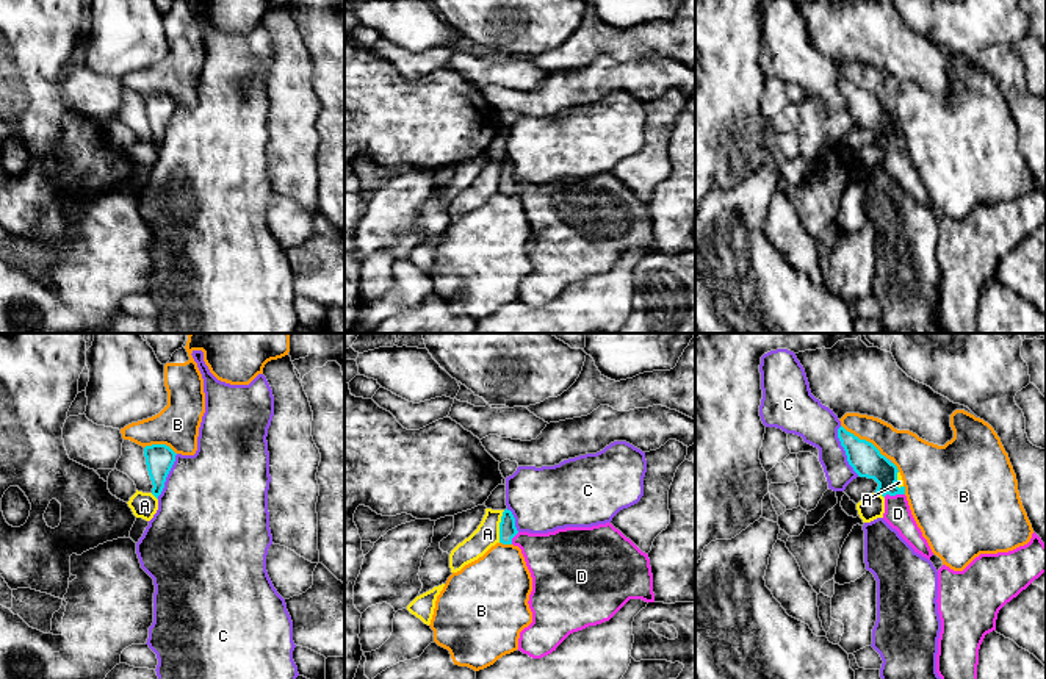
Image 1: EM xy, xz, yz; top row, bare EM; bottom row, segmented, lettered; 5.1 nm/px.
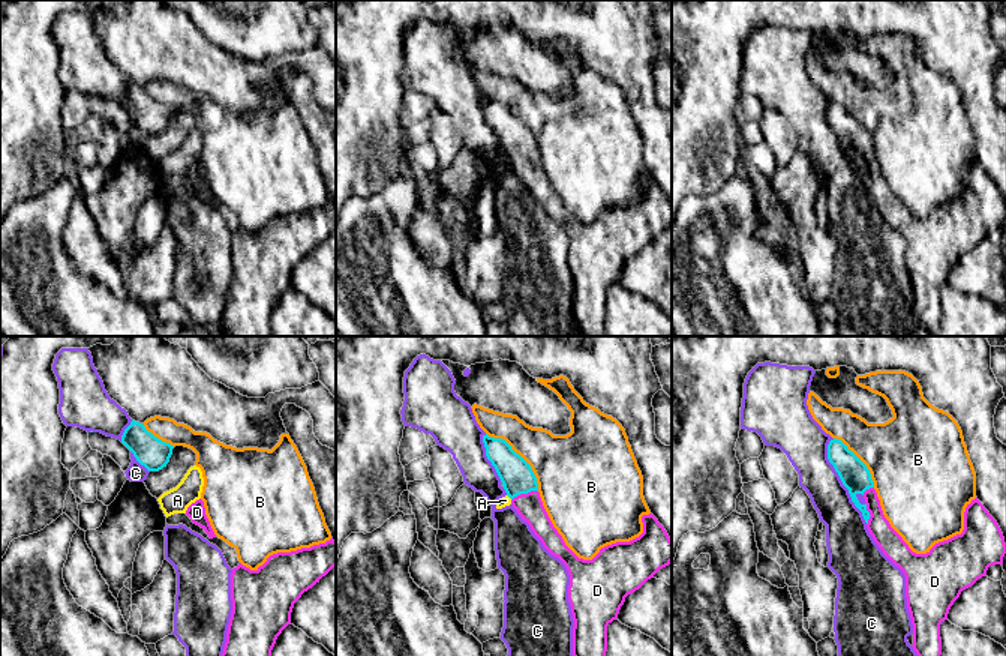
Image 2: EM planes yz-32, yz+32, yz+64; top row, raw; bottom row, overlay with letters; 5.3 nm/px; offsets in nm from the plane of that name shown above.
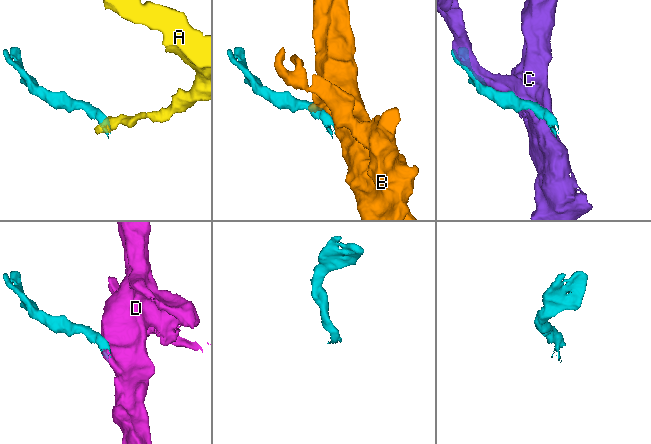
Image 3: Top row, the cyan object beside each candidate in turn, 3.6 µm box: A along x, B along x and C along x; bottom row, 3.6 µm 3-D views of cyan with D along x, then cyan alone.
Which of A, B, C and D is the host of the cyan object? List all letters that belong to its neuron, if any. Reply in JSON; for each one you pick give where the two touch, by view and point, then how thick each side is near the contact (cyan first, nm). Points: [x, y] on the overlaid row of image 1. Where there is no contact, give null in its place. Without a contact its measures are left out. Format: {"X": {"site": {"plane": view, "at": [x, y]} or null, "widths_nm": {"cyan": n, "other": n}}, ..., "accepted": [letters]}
{"D": {"site": {"plane": "yz", "at": [893, 495]}, "widths_nm": {"cyan": 160, "other": 140}}, "accepted": ["D"]}

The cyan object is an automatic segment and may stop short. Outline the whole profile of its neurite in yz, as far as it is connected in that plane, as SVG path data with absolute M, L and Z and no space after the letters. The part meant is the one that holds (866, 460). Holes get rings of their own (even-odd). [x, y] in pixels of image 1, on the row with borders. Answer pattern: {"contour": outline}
{"contour": "M842 426L838 429L838 438L853 471L860 477L874 479L878 483L875 493L885 498L883 519L899 532L914 552L930 560L933 552L911 515L905 487L896 485L897 466L882 455L872 443L860 440Z"}

